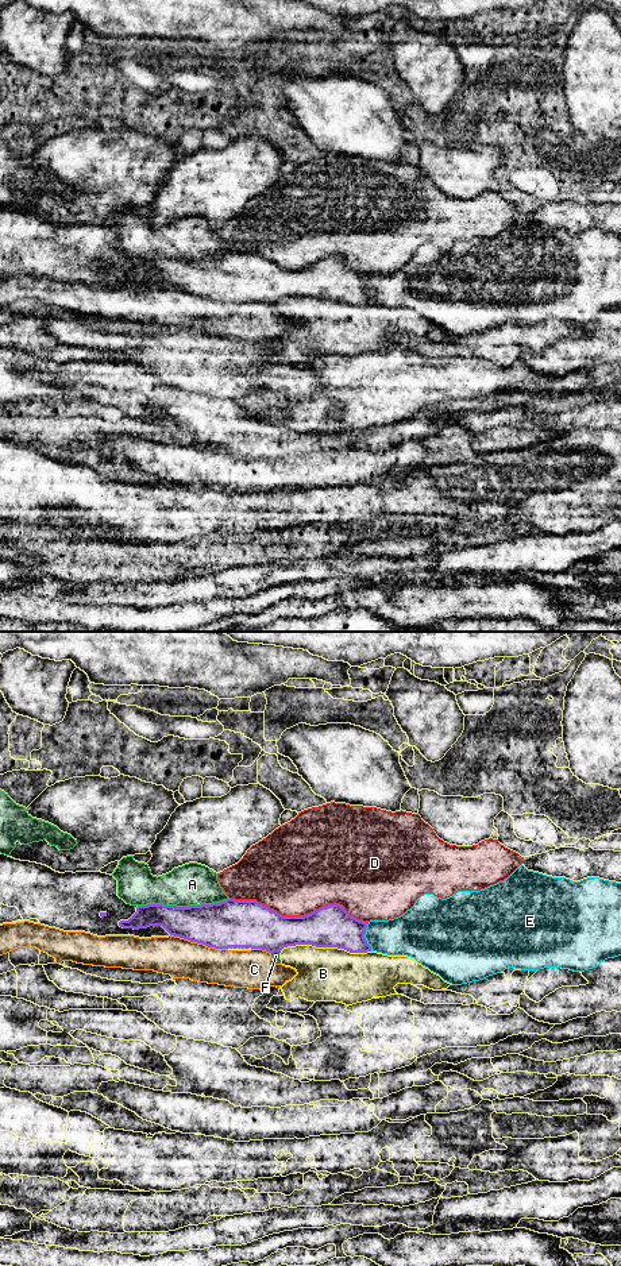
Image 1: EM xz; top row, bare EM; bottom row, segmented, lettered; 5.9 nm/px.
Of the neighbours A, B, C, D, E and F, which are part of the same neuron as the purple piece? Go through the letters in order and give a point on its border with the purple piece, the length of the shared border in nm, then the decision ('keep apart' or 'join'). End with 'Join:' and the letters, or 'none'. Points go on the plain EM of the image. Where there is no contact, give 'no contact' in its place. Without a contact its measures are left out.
A: xz (182, 259) | 550 nm | keep apart
B: xz (326, 298) | 550 nm | keep apart
C: xz (199, 294) | 360 nm | keep apart
D: xz (299, 269) | 850 nm | keep apart
E: xz (363, 289) | 180 nm | keep apart
F: xz (276, 303) | 60 nm | keep apart
Join: none

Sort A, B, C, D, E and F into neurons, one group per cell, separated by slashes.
A / B F / C / D / E

